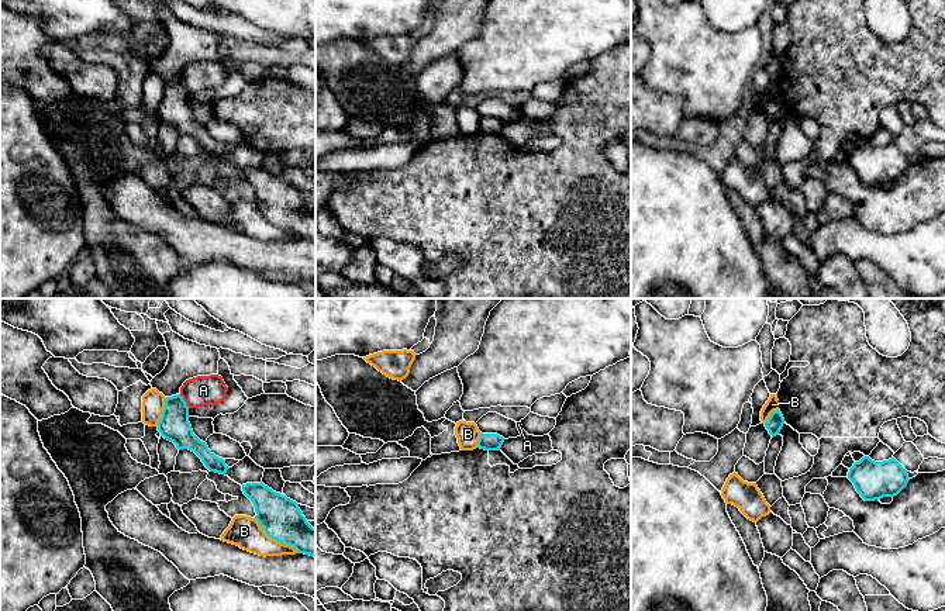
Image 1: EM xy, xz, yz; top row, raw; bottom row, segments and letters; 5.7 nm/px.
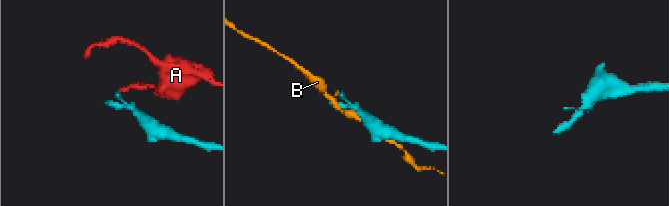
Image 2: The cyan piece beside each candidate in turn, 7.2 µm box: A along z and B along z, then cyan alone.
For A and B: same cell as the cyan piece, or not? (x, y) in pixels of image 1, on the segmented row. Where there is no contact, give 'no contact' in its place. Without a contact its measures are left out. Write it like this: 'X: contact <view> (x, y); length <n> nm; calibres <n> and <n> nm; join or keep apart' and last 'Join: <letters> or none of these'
A: contact xy (185, 401); length 100 nm; calibres 180 and 180 nm; keep apart
B: contact xy (275, 539); length 320 nm; calibres 240 and 180 nm; keep apart
Join: none of these

